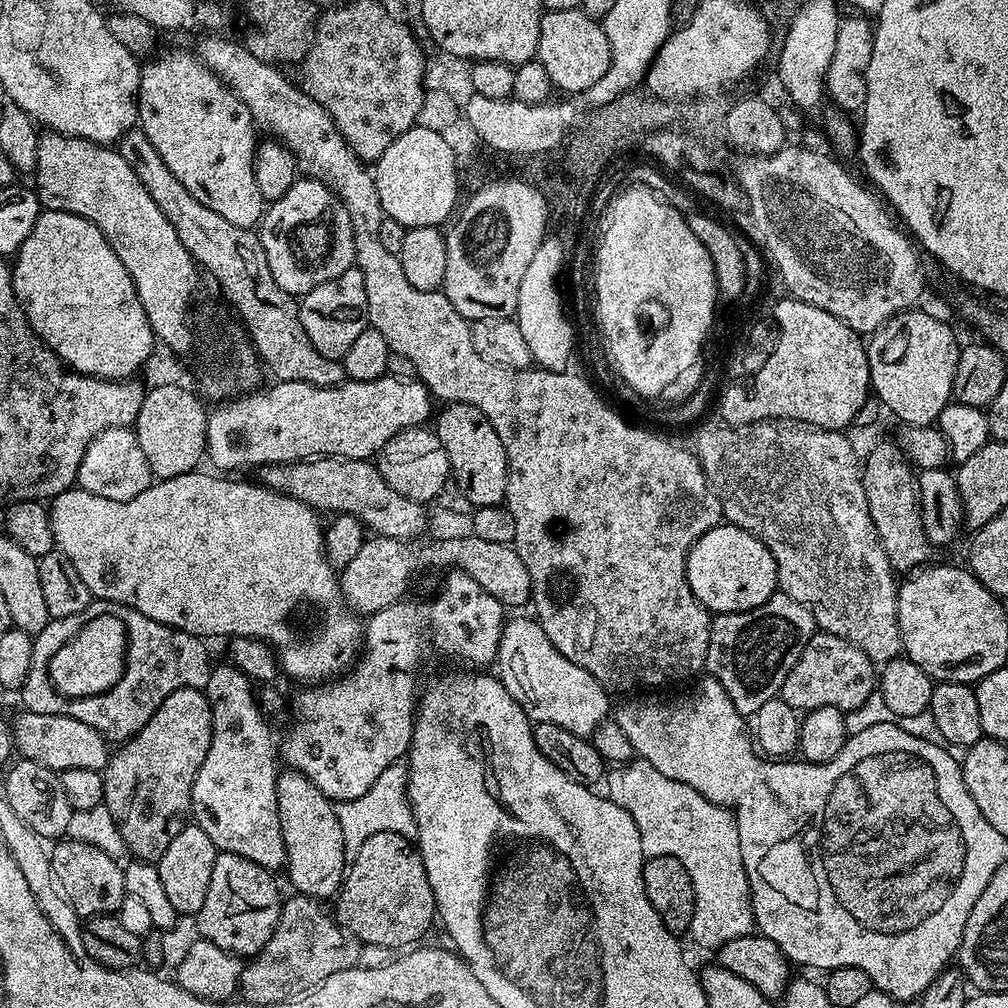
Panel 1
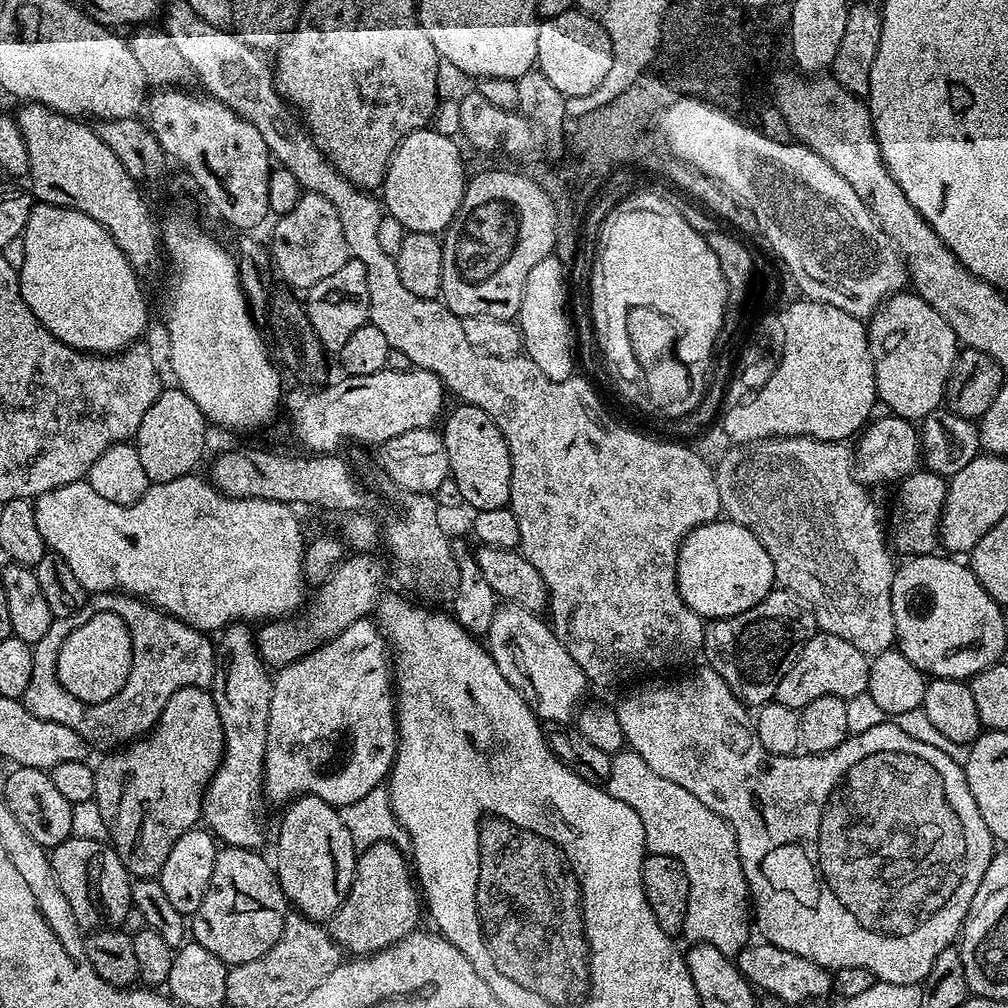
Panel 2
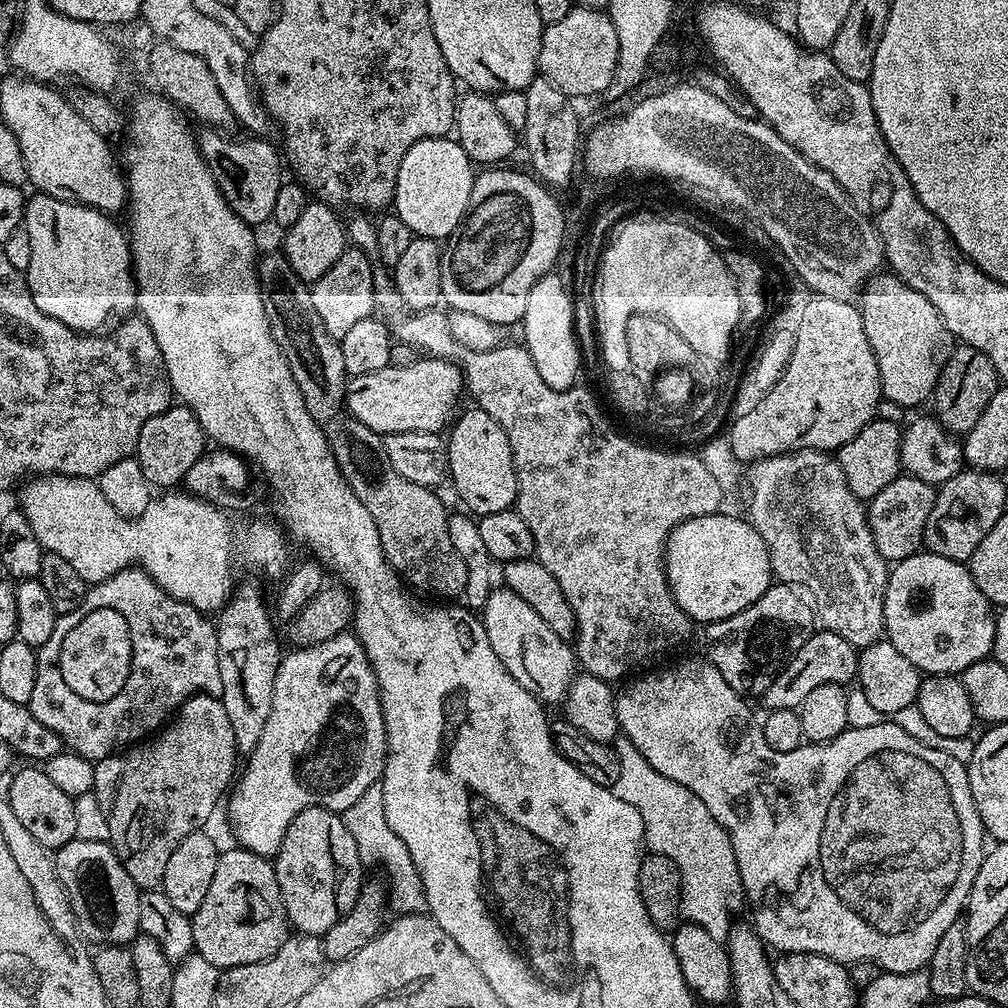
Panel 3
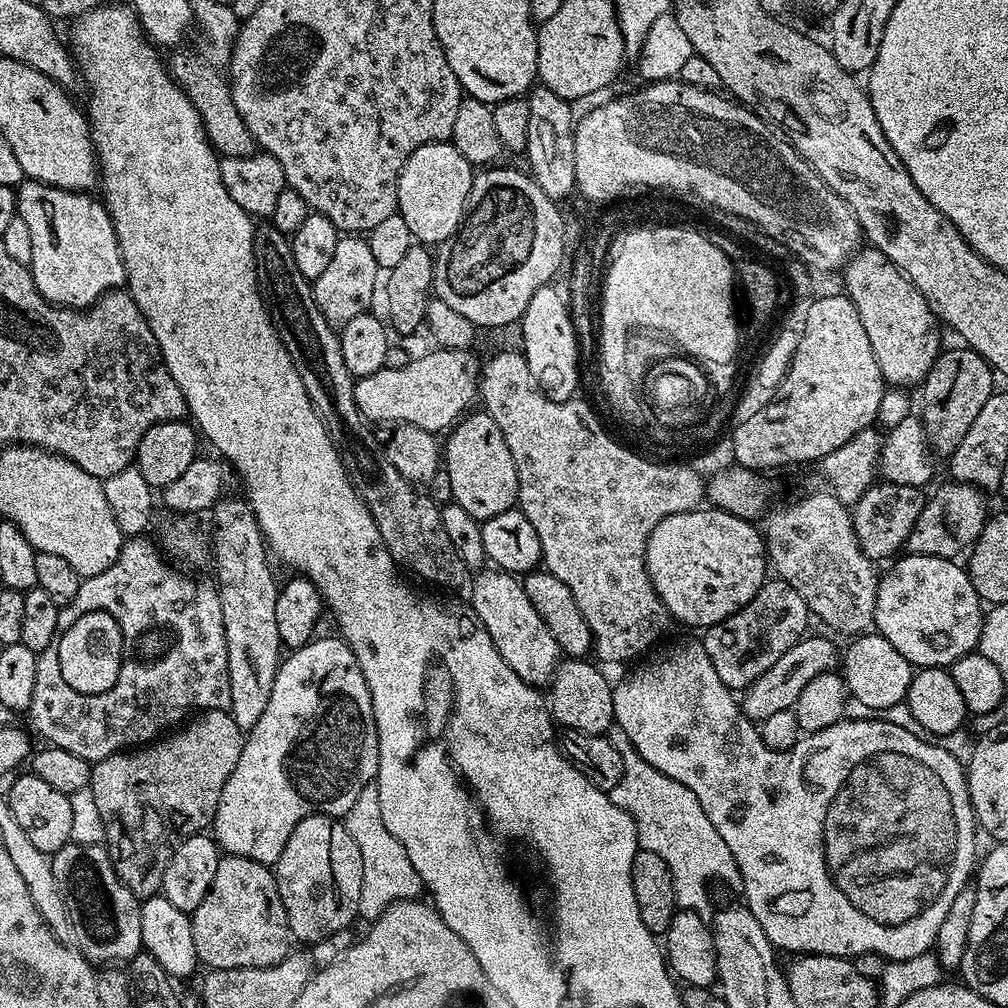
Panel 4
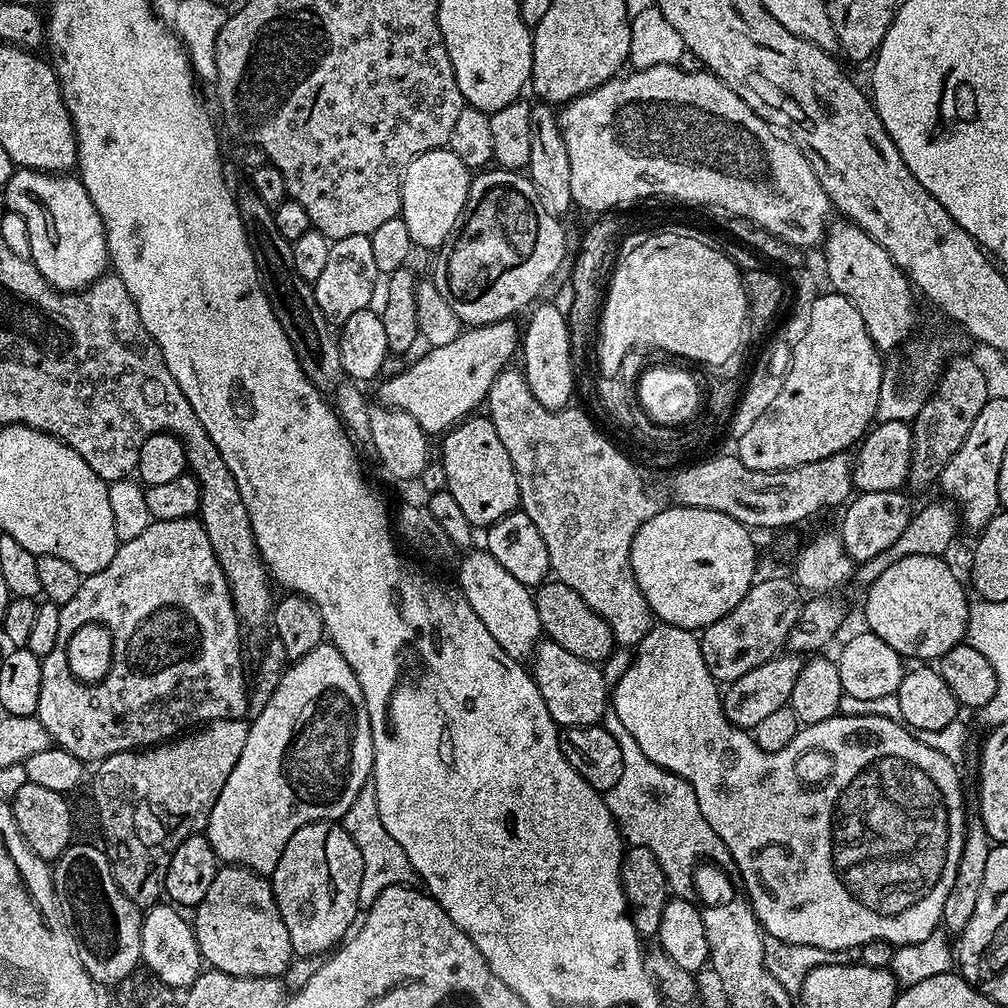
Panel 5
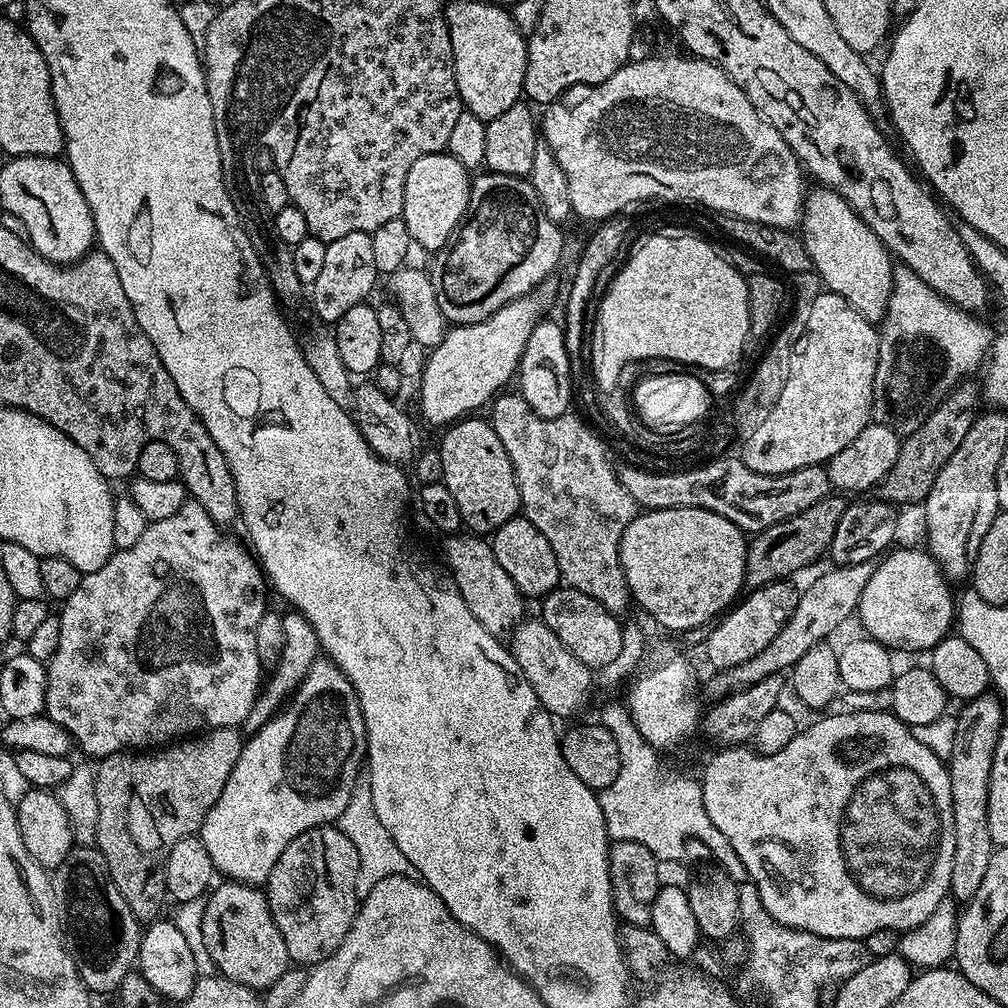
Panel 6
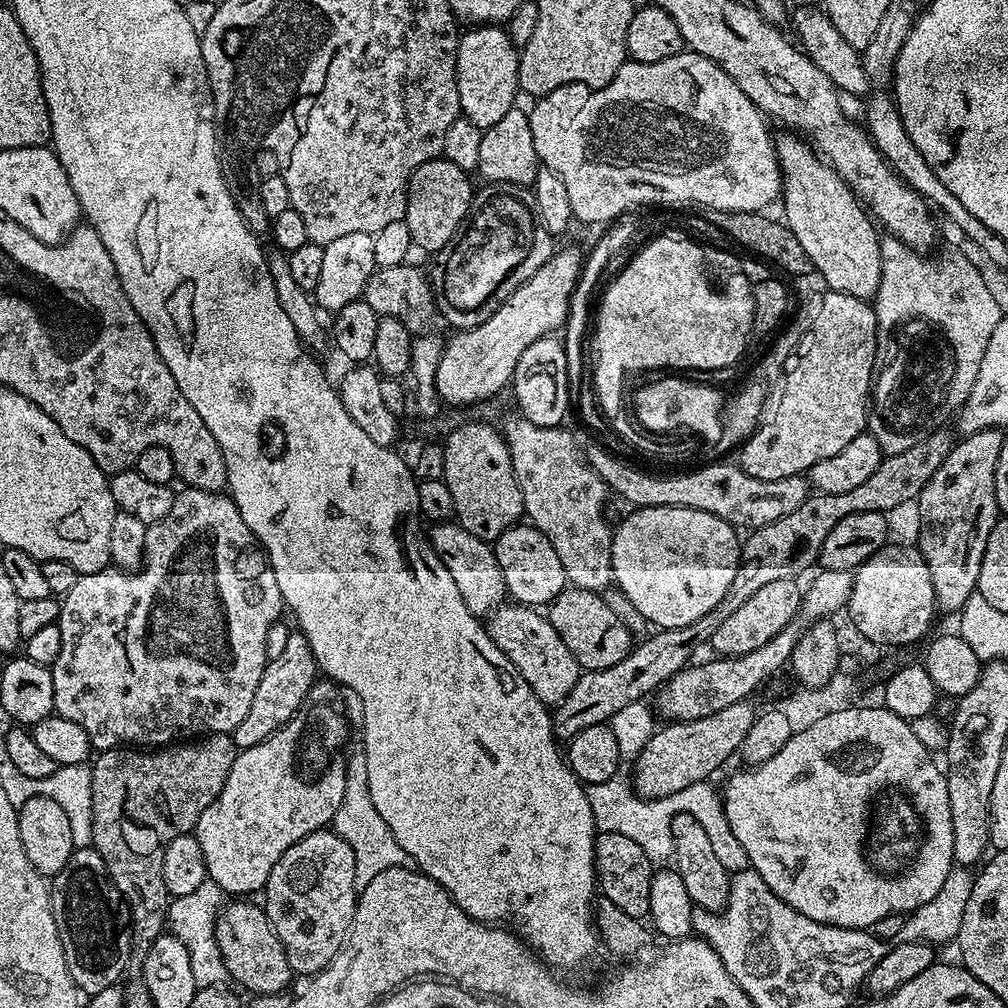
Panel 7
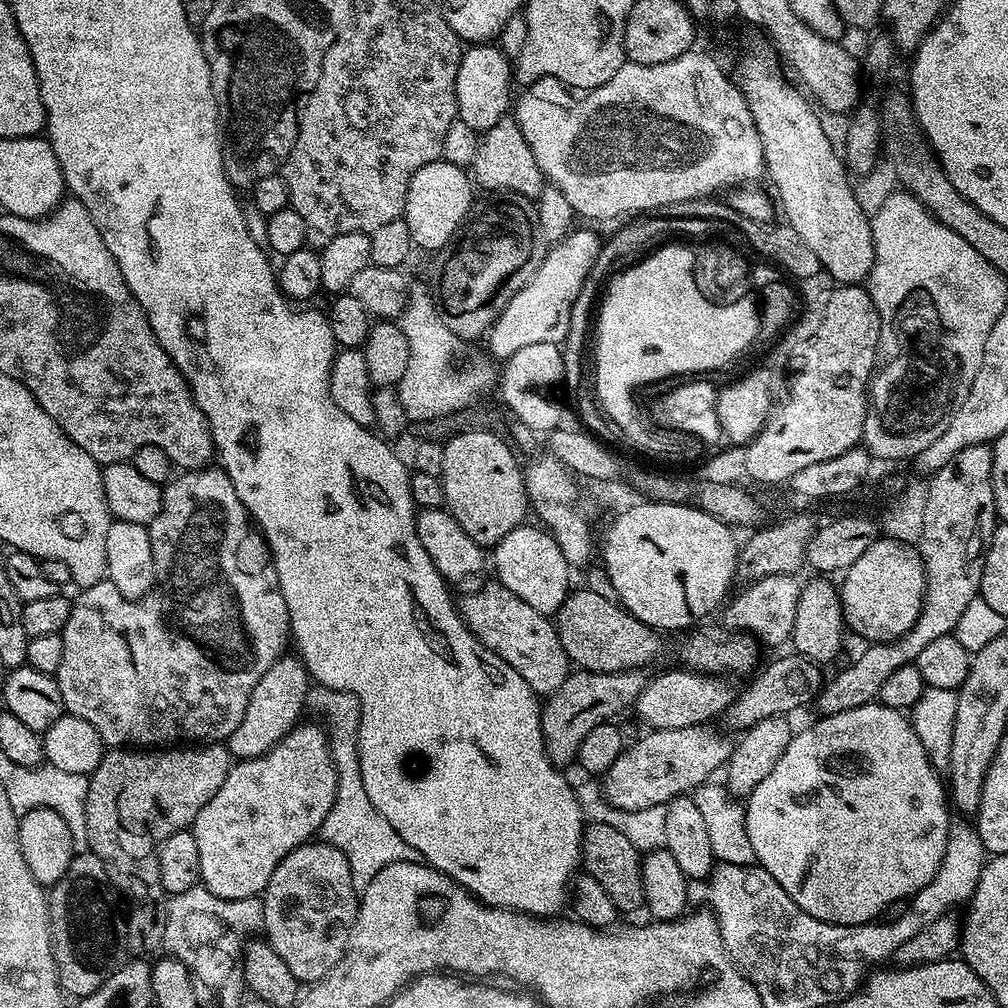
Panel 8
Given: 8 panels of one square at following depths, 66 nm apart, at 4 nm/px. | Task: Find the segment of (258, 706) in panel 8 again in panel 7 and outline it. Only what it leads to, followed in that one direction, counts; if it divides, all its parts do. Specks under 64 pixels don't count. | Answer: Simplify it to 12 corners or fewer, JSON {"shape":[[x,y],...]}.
{"shape":[[298,630],[269,659],[246,718],[230,733],[258,746],[300,709],[318,679]]}

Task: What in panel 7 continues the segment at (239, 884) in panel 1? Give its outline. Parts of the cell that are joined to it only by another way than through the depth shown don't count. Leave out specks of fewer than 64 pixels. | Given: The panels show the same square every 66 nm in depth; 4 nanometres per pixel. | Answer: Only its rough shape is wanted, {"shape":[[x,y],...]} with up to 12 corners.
{"shape":[[225,903],[215,917],[224,968],[248,991],[294,979],[259,903]]}

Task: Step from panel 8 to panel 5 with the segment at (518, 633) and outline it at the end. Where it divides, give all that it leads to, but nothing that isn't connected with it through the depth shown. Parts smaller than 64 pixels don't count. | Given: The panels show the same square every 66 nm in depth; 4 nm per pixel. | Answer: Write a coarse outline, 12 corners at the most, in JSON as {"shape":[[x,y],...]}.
{"shape":[[544,638],[532,679],[558,726],[600,724],[610,687],[599,663]]}

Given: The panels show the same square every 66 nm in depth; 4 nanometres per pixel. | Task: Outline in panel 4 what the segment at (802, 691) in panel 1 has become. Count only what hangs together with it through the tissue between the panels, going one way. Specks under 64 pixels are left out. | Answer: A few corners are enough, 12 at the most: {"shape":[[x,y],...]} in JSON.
{"shape":[[805,635],[743,689],[740,709],[762,721],[838,664],[824,636]]}

